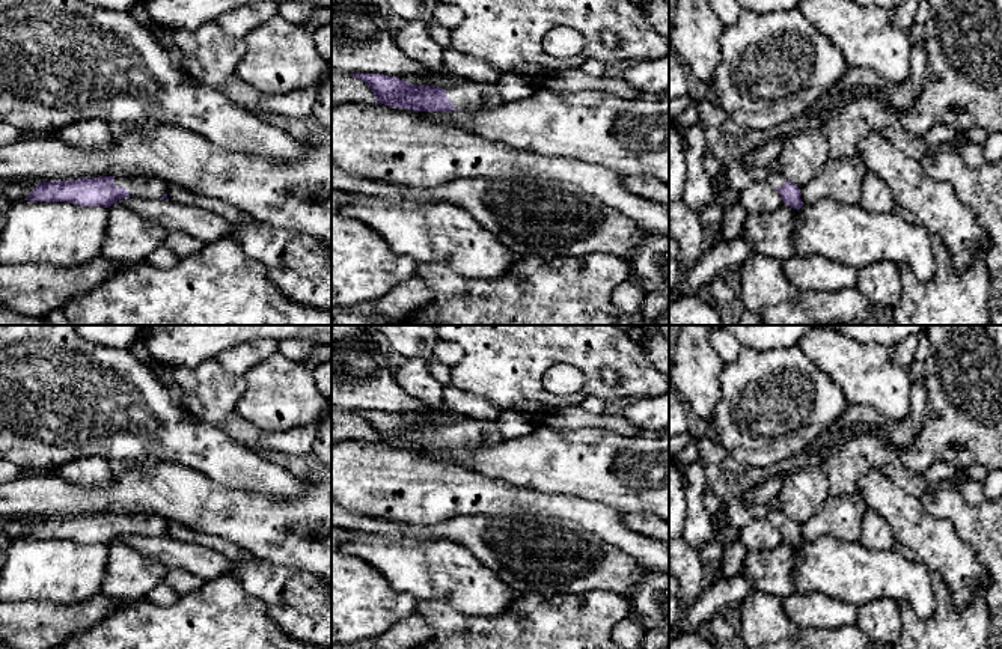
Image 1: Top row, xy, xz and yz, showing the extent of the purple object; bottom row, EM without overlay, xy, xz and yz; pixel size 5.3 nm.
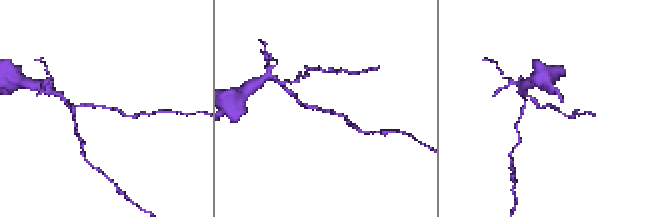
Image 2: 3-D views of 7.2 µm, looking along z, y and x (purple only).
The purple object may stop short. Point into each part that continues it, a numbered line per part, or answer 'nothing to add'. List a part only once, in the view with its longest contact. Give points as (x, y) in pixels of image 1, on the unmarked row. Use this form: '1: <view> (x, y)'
1: xy (145, 524)

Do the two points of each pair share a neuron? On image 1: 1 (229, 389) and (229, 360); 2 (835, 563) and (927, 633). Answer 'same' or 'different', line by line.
1: different
2: different

